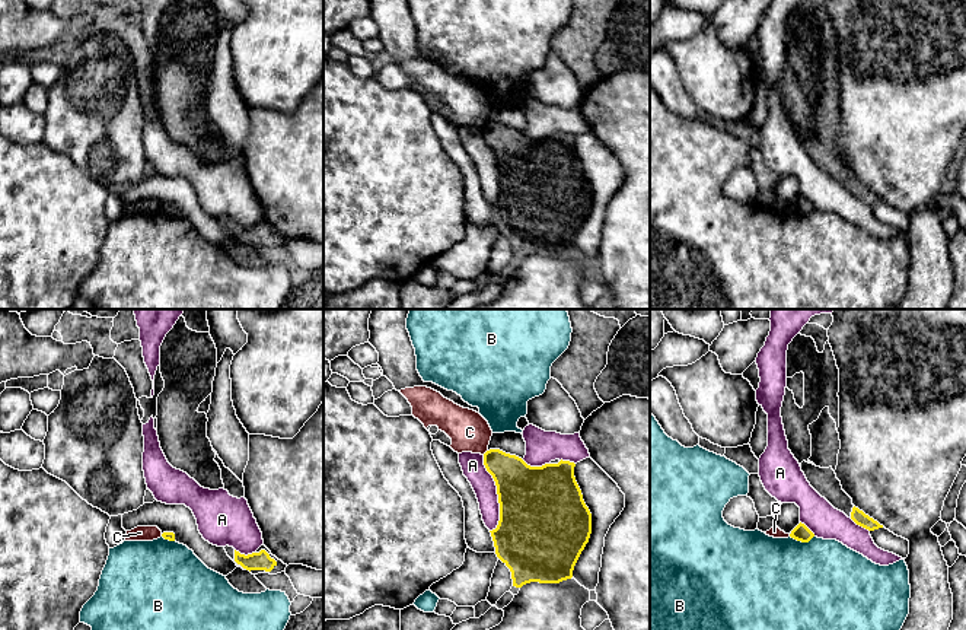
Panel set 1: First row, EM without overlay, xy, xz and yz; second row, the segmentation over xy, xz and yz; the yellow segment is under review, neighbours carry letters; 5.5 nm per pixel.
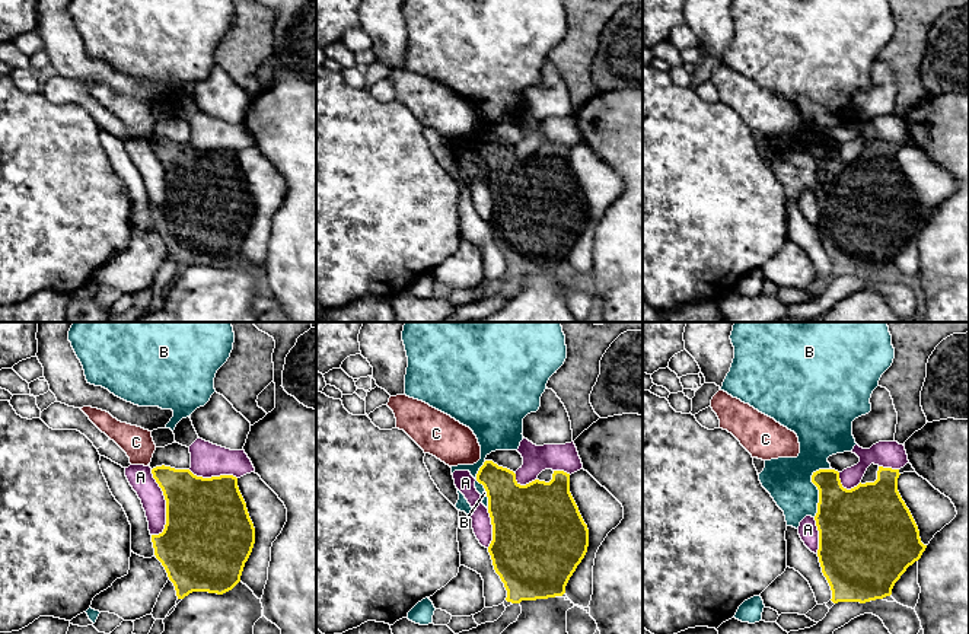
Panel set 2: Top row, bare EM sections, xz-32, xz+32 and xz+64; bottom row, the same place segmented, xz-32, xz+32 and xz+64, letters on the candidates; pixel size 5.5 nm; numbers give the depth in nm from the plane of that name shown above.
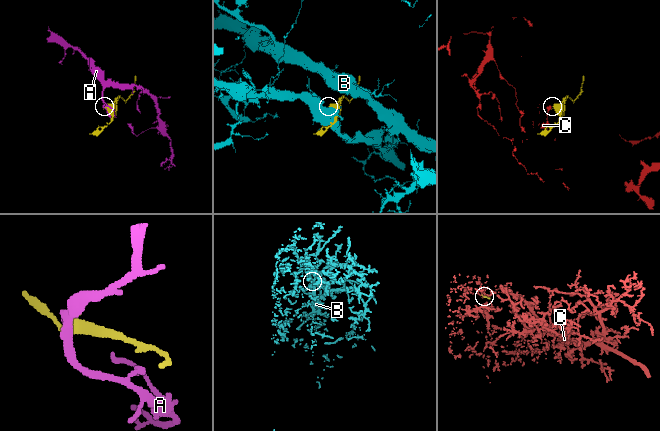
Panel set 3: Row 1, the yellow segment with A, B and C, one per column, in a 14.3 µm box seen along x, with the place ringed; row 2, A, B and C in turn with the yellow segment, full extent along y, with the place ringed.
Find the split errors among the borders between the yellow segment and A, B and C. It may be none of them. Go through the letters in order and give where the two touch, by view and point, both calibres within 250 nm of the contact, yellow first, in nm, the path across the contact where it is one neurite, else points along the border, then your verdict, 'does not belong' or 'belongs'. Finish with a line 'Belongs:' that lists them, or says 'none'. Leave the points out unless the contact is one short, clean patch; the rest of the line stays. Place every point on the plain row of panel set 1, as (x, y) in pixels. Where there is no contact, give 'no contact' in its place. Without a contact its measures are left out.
A: xz (497, 166) | 440/130 nm | does not belong
B: yz (802, 215) | 90/500 nm | does not belong
C: xz (485, 126) | 240/220 nm | along xz (487, 123), (482, 127) | does not belong
Belongs: none

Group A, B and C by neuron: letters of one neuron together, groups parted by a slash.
A / B / C

